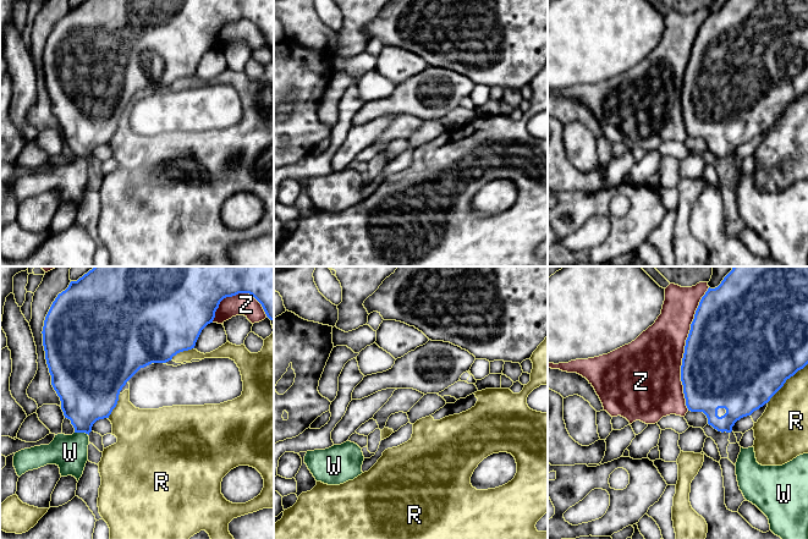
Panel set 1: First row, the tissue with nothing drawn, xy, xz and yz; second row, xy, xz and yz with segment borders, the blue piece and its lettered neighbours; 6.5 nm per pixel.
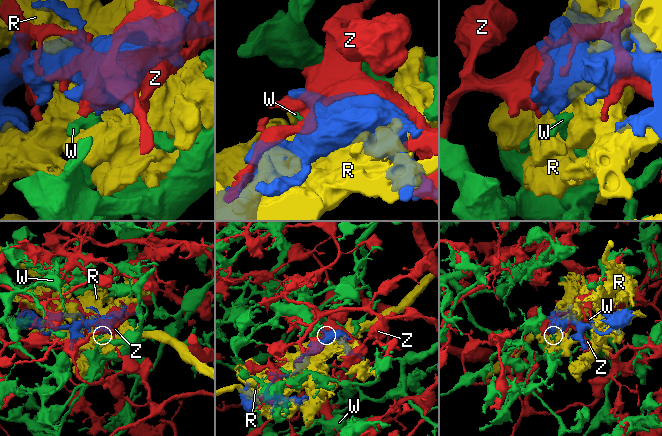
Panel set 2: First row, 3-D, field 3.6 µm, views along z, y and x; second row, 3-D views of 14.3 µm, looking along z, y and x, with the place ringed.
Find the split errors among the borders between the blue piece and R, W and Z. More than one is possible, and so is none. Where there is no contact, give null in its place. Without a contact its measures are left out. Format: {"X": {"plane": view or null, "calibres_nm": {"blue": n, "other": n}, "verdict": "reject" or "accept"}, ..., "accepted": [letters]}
{"R": {"plane": "yz", "calibres_nm": {"blue": 500, "other": 300}, "verdict": "reject"}, "W": {"plane": "xy", "calibres_nm": {"blue": 360, "other": 240}, "verdict": "accept"}, "Z": {"plane": "yz", "calibres_nm": {"blue": 500, "other": 400}, "verdict": "reject"}, "accepted": ["W"]}

